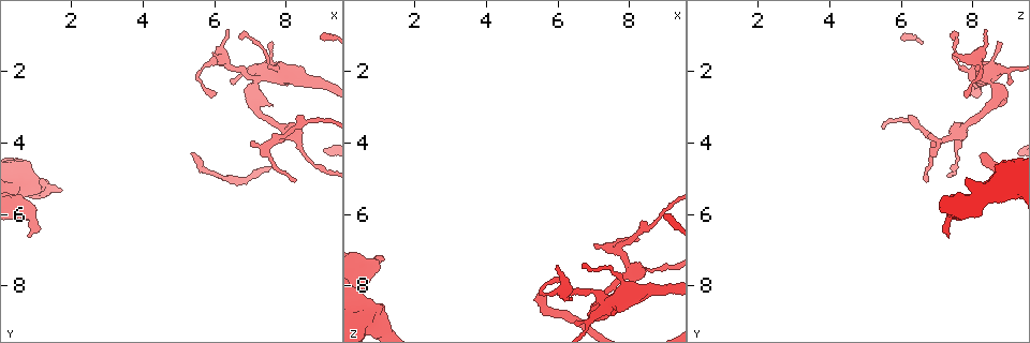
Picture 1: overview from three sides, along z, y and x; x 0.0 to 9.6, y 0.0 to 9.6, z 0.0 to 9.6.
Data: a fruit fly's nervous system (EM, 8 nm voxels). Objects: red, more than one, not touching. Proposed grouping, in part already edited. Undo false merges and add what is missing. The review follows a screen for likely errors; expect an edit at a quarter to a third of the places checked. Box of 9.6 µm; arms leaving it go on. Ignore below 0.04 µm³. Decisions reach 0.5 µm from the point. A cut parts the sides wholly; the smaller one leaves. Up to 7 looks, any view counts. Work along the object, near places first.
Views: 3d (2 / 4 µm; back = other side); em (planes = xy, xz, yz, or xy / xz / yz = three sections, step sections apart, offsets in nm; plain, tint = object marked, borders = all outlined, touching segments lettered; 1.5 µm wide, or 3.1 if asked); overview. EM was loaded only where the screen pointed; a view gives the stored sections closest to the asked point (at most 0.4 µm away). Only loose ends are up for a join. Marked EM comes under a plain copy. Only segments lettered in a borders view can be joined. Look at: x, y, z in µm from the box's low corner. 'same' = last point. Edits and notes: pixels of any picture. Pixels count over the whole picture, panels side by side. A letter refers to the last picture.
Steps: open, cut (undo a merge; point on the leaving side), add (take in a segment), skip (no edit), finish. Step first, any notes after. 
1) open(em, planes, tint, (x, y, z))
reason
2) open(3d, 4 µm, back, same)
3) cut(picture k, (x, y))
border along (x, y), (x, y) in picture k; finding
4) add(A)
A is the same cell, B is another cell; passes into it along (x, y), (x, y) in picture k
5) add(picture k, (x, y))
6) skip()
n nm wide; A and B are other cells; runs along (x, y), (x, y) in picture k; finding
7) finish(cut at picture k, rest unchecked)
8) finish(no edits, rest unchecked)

open(em, xz, step 8, tint, (7.20, 3.05, 8.45))
thick turns thin

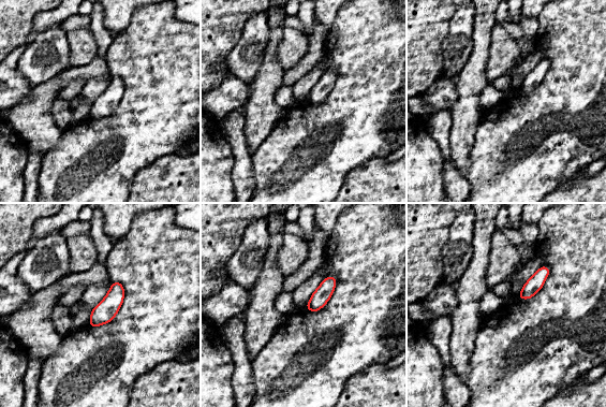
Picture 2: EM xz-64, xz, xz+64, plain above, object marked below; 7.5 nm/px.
open(em, planes, borders, same)
another direction

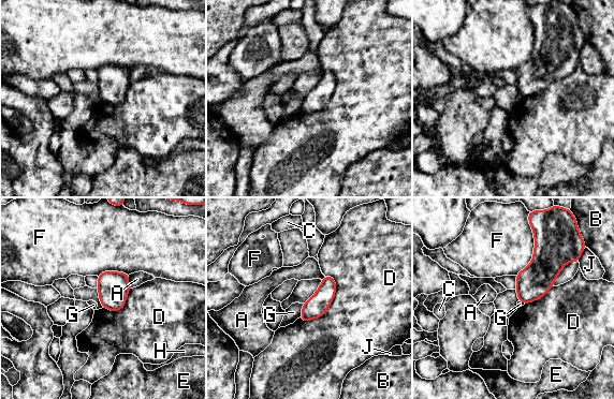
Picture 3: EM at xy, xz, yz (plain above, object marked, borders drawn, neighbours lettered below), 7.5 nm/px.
skip()
D touches over 400 nm; A, B, C, D, E, F, G, H and J are other cells; all the same neuron

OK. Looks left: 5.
open(3d, 4 µm, (6.00, 1.55, 7.50))
free end

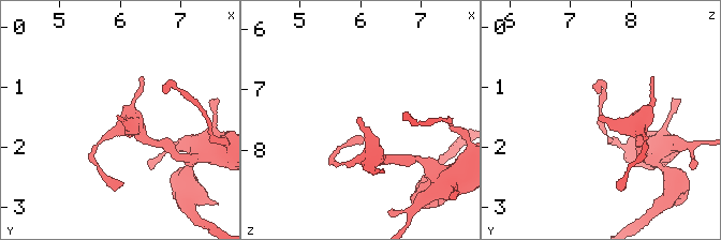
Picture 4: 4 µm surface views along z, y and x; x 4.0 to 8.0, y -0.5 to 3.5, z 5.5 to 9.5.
open(em, planes, borders, (5.95, 1.50, 7.45))
shape alone is not enough

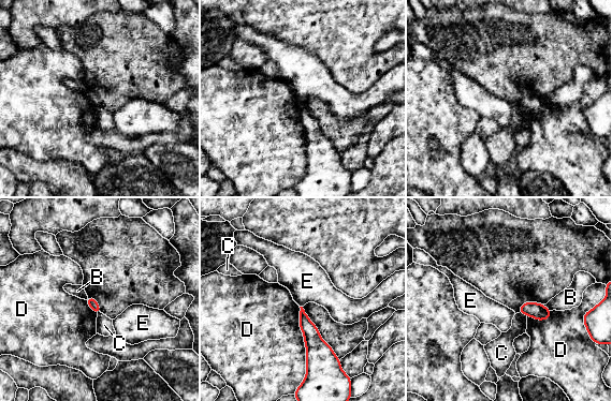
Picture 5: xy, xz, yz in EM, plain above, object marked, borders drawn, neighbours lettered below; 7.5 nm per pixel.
skip()
B, C, D and E are other cells; border along (299, 307), (306, 372) in picture 5; no lettered segment goes on from it

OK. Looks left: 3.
open(em, yz, step 4, borders, (7.10, 3.95, 6.90))
thin end

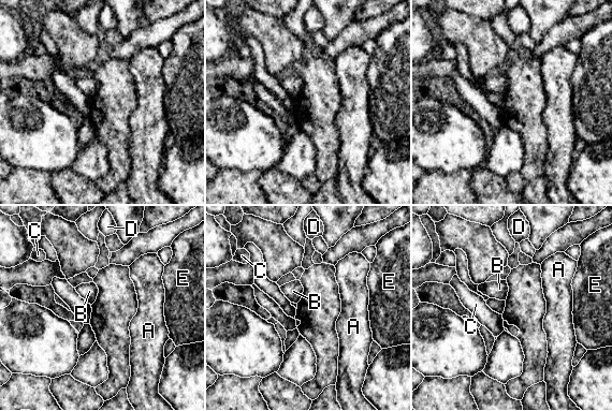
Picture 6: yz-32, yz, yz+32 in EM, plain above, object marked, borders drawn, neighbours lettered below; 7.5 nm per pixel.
open(em, planes, borders, same)
cut it another way

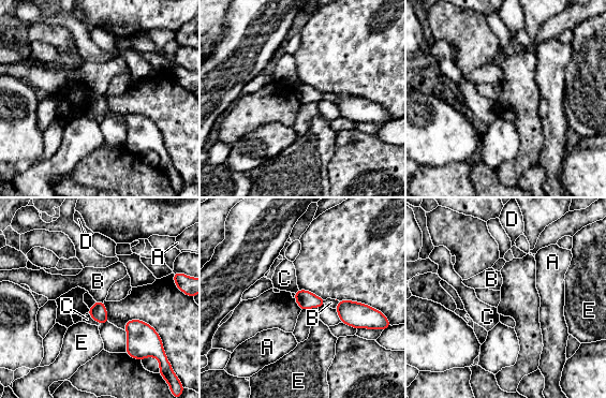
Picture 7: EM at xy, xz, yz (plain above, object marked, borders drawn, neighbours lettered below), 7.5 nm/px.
skip()
A, B, C, D and E are other cells; no lettered segment goes on from it

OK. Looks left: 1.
finish(no edits, rest unchecked)

